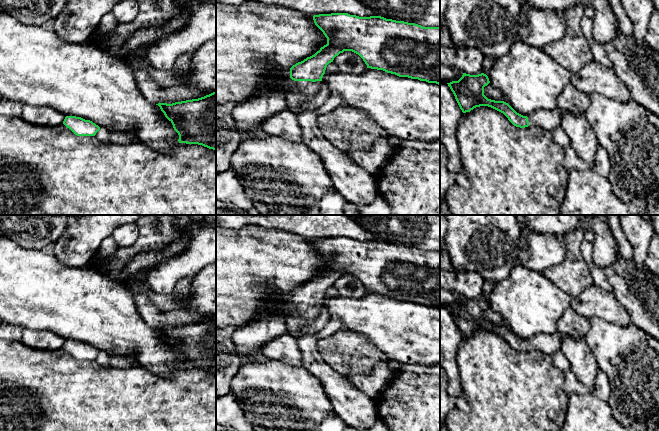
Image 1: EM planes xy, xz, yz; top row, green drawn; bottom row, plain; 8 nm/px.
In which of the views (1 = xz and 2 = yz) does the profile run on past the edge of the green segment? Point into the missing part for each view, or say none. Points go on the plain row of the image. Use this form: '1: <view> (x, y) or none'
1: xz (302, 315)
2: yz (546, 343)

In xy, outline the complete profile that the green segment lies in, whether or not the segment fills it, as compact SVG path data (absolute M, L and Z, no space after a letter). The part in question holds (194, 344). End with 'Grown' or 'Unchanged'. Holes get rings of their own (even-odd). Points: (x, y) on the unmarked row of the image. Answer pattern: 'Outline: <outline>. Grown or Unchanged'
Outline: M216 315L198 323L156 329L172 347L179 359L179 367L198 368L216 374Z. Unchanged

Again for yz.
Outline: M463 297L458 305L447 307L463 337L470 336L476 331L488 330L503 337L516 351L525 352L537 350L544 354L553 355L560 349L564 334L539 334L523 340L517 337L508 327L488 323L484 319L484 311L490 307L486 298L470 299Z. Grown

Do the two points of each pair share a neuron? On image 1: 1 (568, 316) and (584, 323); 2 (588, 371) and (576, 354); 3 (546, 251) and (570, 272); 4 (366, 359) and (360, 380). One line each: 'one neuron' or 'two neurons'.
1: one neuron
2: one neuron
3: two neurons
4: two neurons

